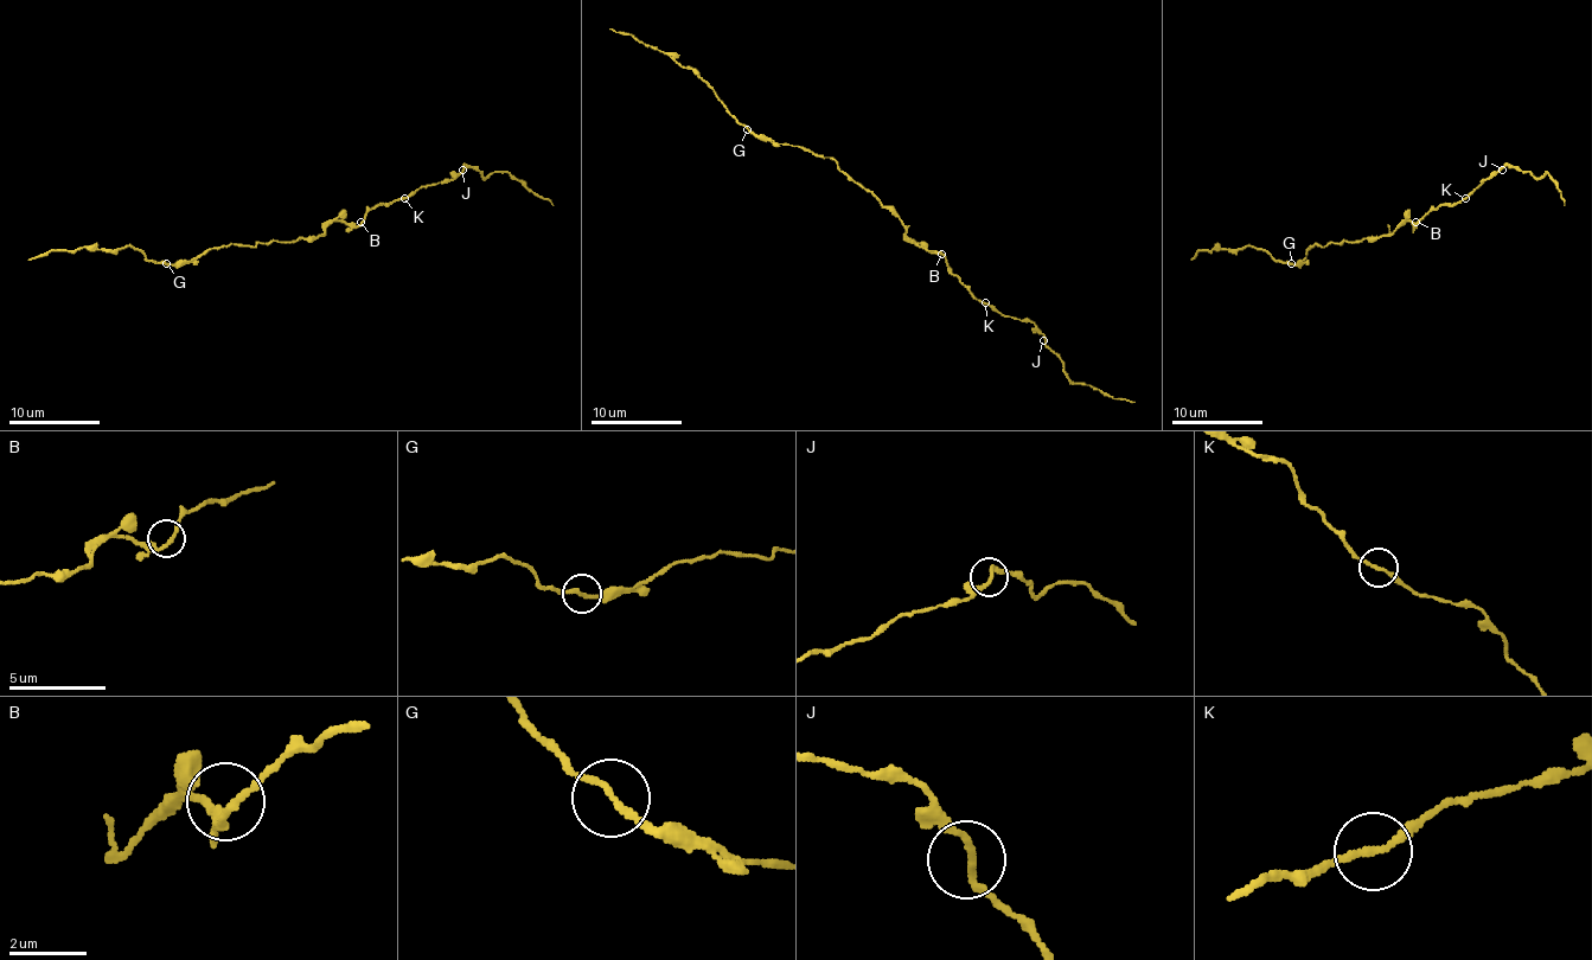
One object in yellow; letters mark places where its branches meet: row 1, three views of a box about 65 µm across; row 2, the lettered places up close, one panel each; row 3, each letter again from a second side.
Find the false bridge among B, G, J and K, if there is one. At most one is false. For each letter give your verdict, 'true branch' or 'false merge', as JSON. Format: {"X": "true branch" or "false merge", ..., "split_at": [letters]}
{"B": "true branch", "G": "false merge", "J": "true branch", "K": "true branch", "split_at": ["G"]}

